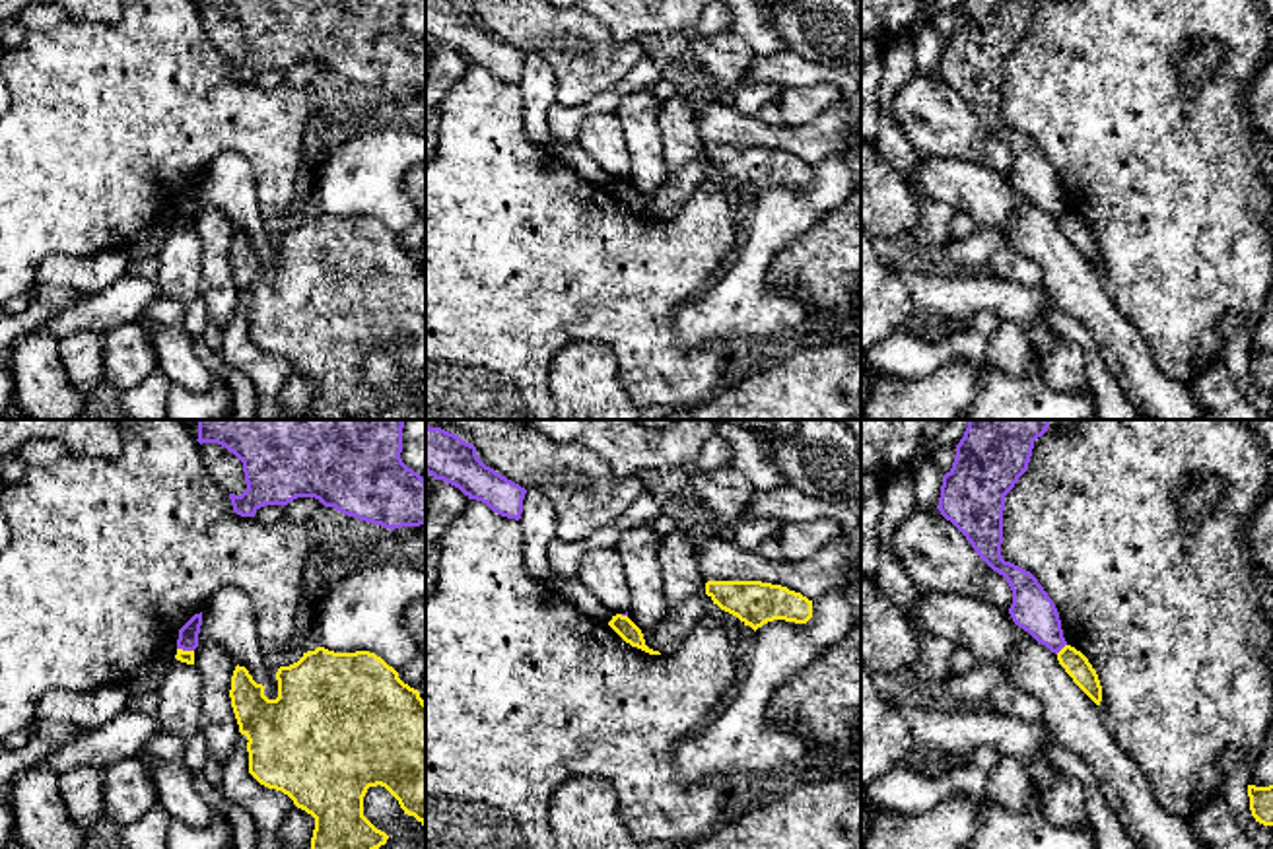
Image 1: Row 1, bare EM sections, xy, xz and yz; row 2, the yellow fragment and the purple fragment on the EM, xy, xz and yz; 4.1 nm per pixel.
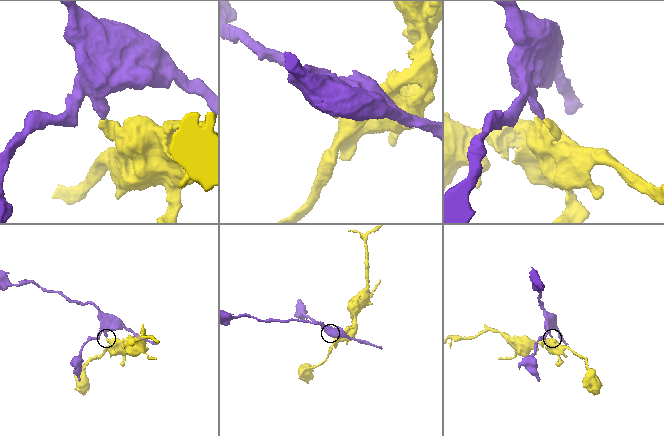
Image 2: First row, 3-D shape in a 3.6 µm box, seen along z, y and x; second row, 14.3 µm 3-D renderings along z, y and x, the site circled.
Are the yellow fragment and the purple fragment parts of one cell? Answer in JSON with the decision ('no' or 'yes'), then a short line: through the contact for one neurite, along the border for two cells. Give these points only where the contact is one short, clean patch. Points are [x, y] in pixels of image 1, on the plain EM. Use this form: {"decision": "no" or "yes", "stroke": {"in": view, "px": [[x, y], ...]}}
{"decision": "no", "stroke": {"in": "xy", "px": [[177, 212], [193, 216]]}}

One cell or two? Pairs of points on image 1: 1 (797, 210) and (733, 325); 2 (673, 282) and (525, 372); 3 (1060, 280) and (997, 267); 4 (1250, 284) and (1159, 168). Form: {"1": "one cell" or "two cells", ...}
{"1": "one cell", "2": "one cell", "3": "two cells", "4": "one cell"}

